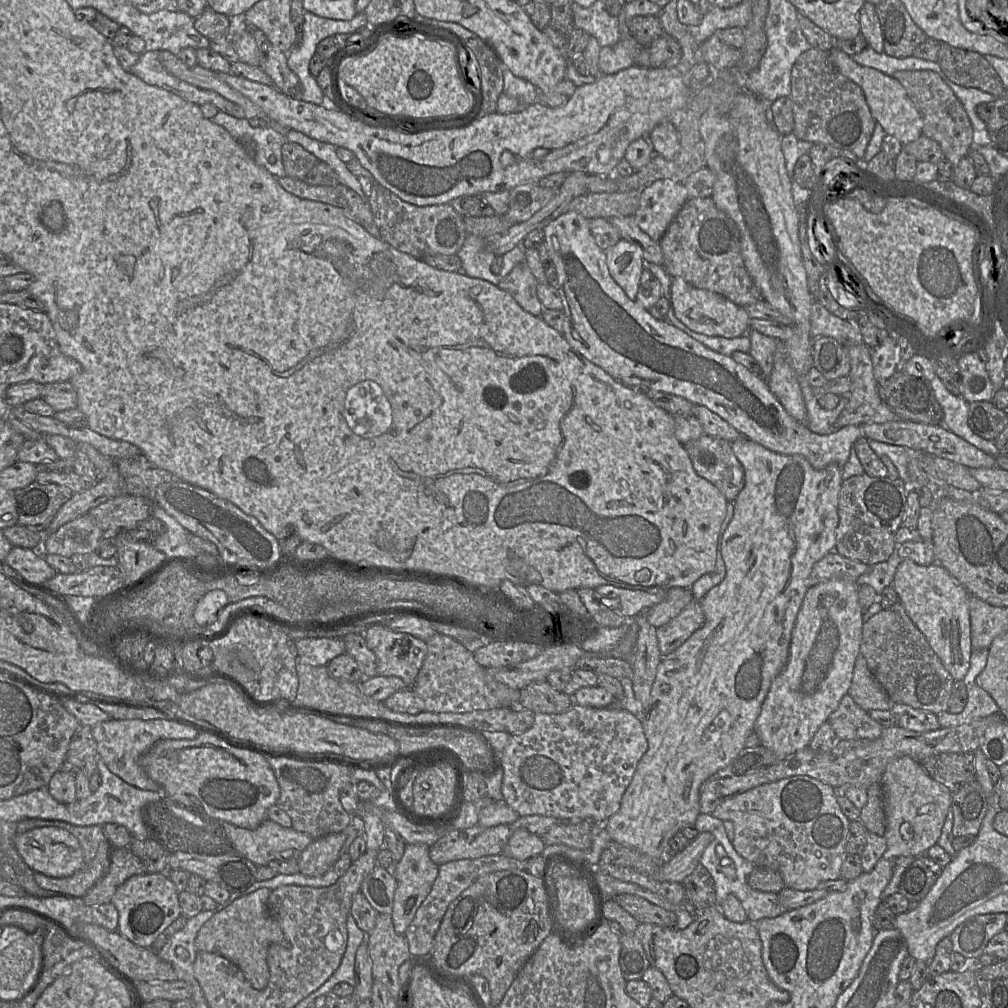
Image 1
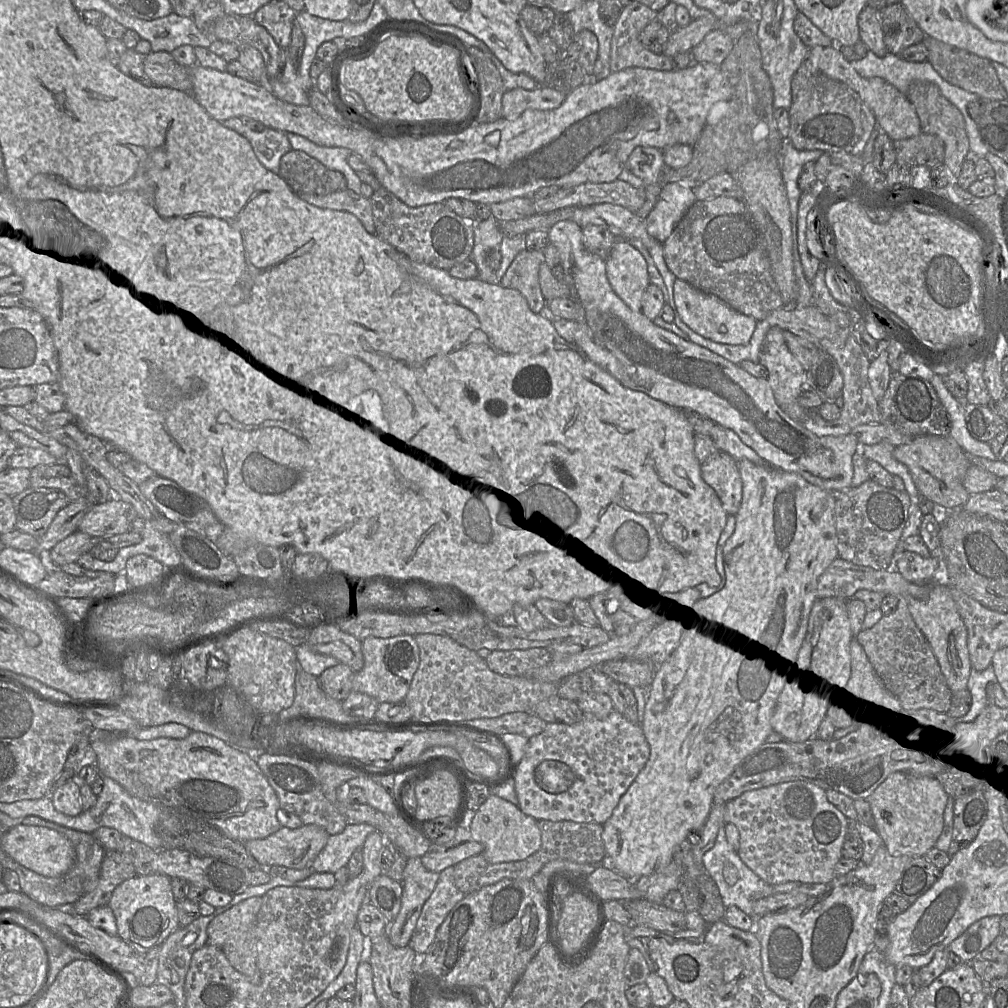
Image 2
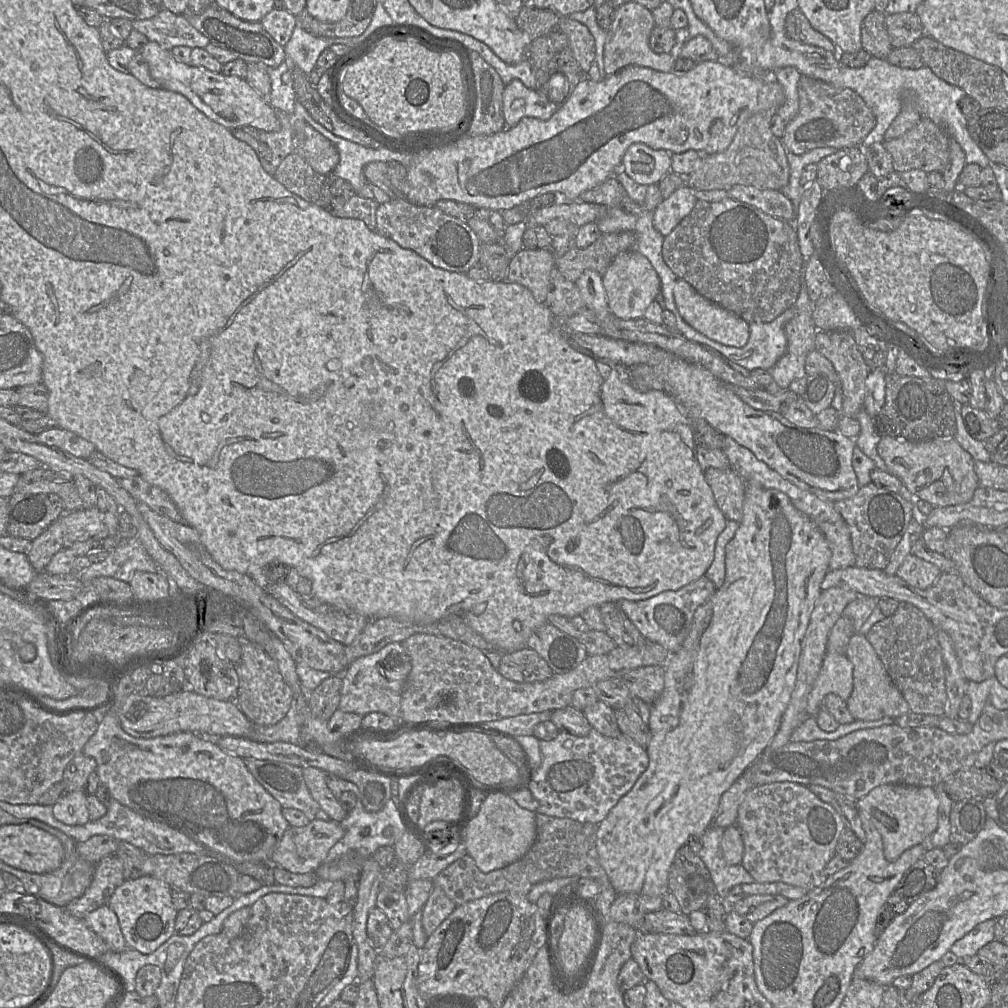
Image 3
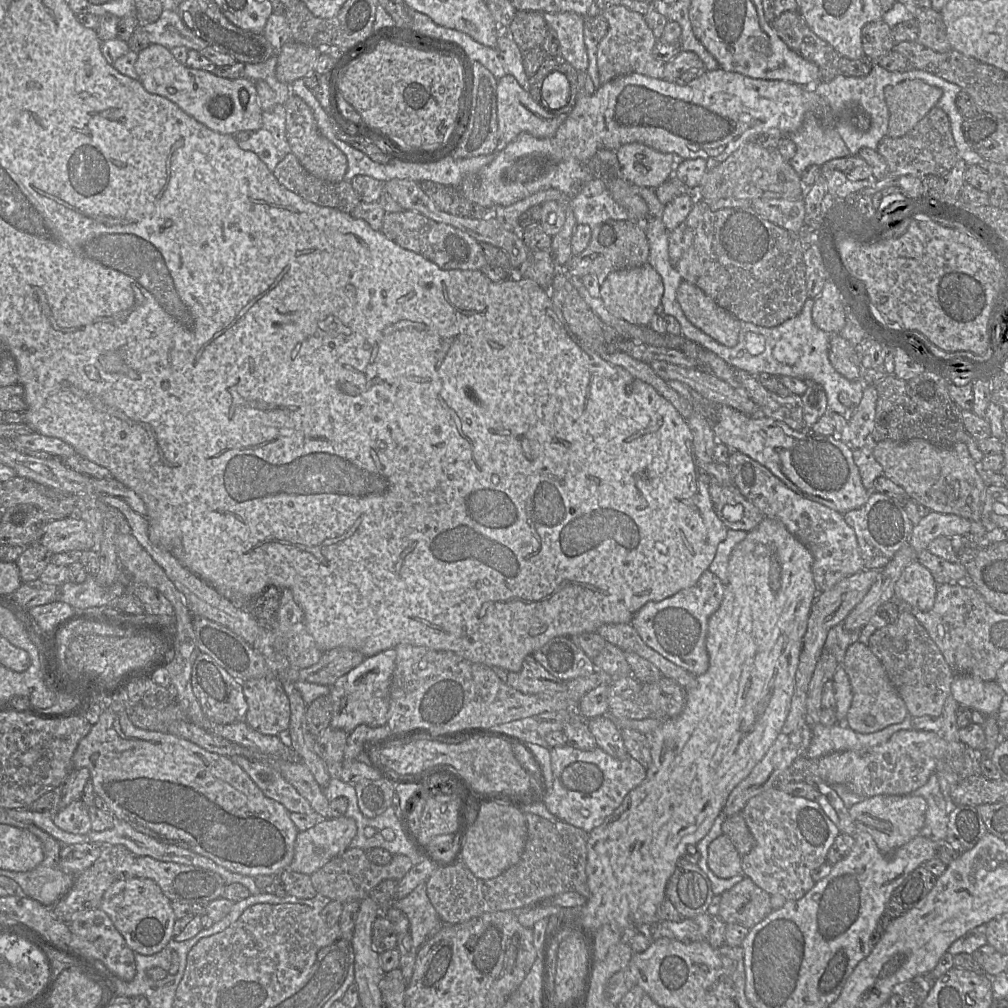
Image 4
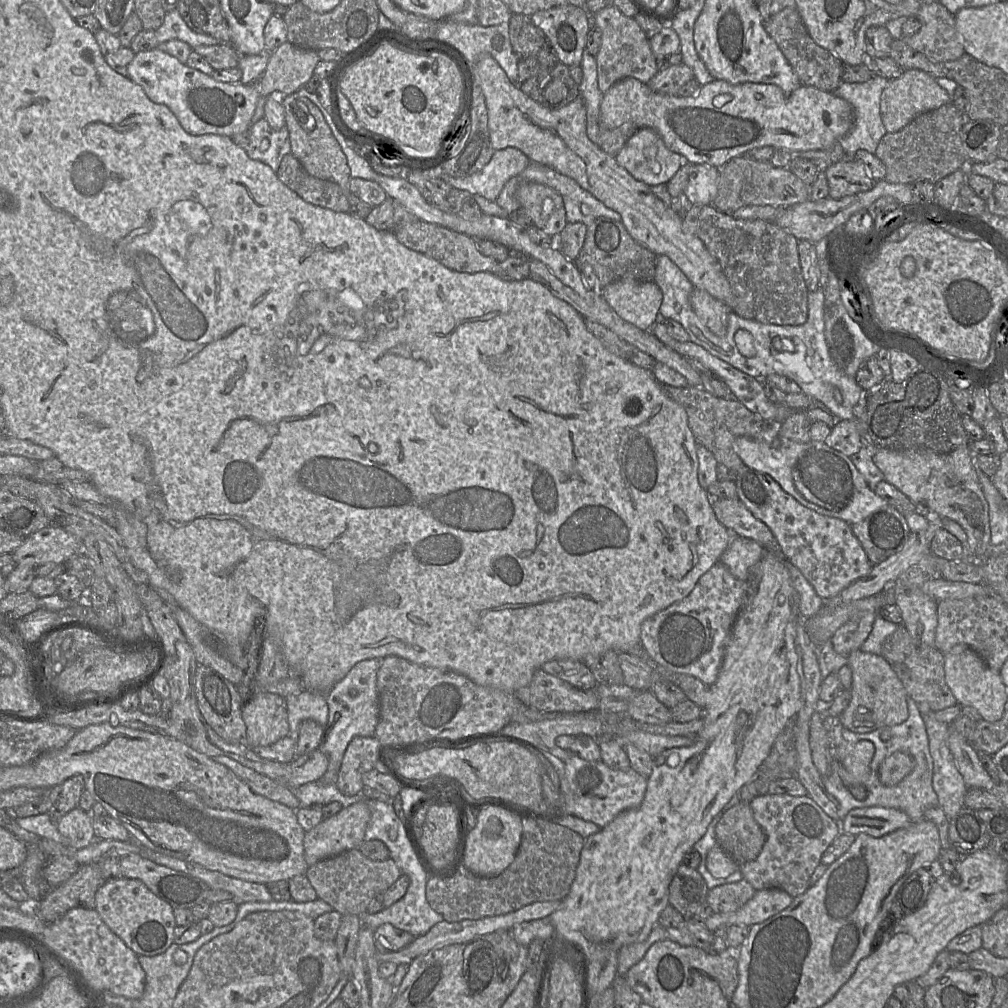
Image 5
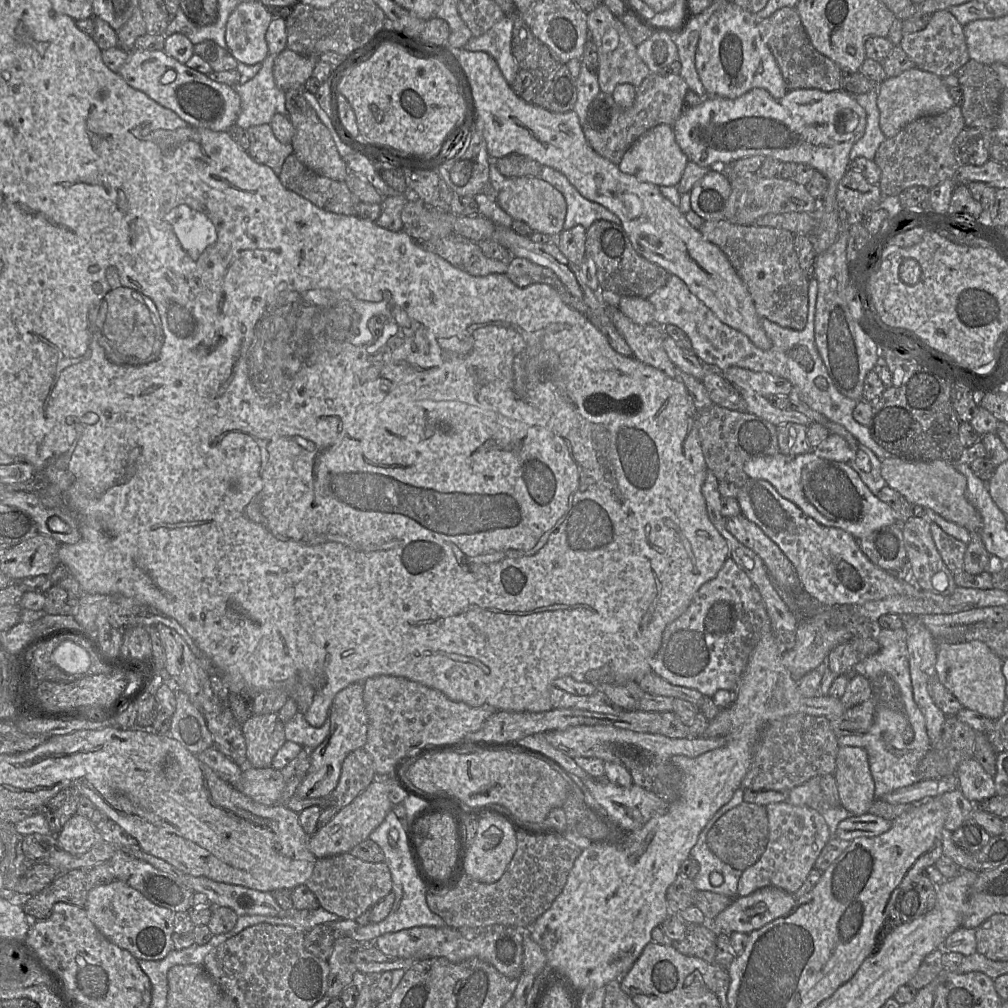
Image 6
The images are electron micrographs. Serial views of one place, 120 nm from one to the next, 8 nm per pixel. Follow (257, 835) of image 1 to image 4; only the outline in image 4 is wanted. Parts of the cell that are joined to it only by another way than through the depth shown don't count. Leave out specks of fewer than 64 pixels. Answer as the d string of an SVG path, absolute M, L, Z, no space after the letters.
M344 815L337 818L321 818L313 827L297 834L294 846L294 857L288 869L311 875L331 859L349 848L350 842L357 833L356 822Z

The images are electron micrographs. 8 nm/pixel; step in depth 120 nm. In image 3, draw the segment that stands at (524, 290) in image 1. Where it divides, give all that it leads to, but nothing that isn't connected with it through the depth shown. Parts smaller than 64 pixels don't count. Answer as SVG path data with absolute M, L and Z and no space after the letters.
M522 249L511 257L505 280L526 287L538 303L544 304L549 291L550 272L554 267L555 254L551 249Z

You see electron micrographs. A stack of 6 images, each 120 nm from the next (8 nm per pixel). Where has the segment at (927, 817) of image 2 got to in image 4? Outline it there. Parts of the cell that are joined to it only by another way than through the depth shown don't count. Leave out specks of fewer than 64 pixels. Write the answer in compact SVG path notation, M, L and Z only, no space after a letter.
M875 795L864 798L854 804L849 813L858 832L866 831L875 840L880 852L886 858L893 856L894 852L920 835L924 826L927 802L921 796L914 795Z

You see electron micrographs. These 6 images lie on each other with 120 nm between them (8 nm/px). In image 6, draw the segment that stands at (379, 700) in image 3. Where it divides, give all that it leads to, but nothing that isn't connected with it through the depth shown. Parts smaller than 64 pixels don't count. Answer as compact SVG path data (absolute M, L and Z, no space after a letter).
M356 682L348 685L335 695L329 709L329 733L319 746L311 750L308 772L295 791L297 797L328 797L338 784L345 757L350 752L363 748L366 744L368 717L363 701L363 689L364 682Z

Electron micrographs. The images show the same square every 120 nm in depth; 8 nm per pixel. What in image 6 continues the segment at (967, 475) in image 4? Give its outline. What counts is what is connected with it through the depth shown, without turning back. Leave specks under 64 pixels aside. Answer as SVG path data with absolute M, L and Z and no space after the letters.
M891 457L881 460L881 475L887 486L897 490L912 505L930 508L944 519L966 528L970 533L970 542L967 544L963 569L973 575L987 570L991 555L981 538L983 520L977 509L966 498L966 477L953 463L944 460L917 461Z

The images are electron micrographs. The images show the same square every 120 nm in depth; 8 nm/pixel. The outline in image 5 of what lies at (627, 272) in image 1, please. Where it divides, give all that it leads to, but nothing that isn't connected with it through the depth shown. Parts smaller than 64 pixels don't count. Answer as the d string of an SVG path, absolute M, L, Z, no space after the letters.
M622 278L602 288L601 295L607 304L624 321L643 331L656 324L663 294L654 281L641 282Z

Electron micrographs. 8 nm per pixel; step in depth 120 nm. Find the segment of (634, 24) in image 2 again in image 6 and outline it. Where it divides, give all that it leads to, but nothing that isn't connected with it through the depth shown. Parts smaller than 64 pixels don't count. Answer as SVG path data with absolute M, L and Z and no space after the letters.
M601 3L587 14L587 28L589 39L597 48L597 79L603 93L612 94L617 85L624 83L638 87L651 73L638 56L637 47L633 44L625 26L604 4Z

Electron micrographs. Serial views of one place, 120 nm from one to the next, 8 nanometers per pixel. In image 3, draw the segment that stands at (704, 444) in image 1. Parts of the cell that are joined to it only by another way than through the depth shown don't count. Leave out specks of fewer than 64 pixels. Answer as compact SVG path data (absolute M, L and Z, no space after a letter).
M732 467L708 468L705 471L705 478L725 517L740 523L743 518L745 481Z

